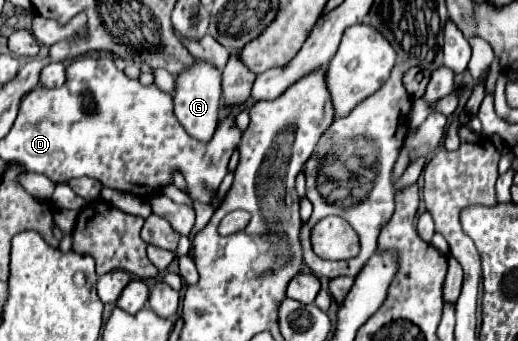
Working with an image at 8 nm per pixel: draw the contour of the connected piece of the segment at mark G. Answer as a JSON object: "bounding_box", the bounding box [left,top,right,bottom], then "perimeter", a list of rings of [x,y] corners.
{"bounding_box":[175,60,221,142],"perimeter":[[[195,60],[191,66],[185,66],[181,74],[175,78],[175,116],[185,126],[185,130],[201,140],[207,142],[219,120],[219,104],[221,104],[221,70],[209,62]]]}

